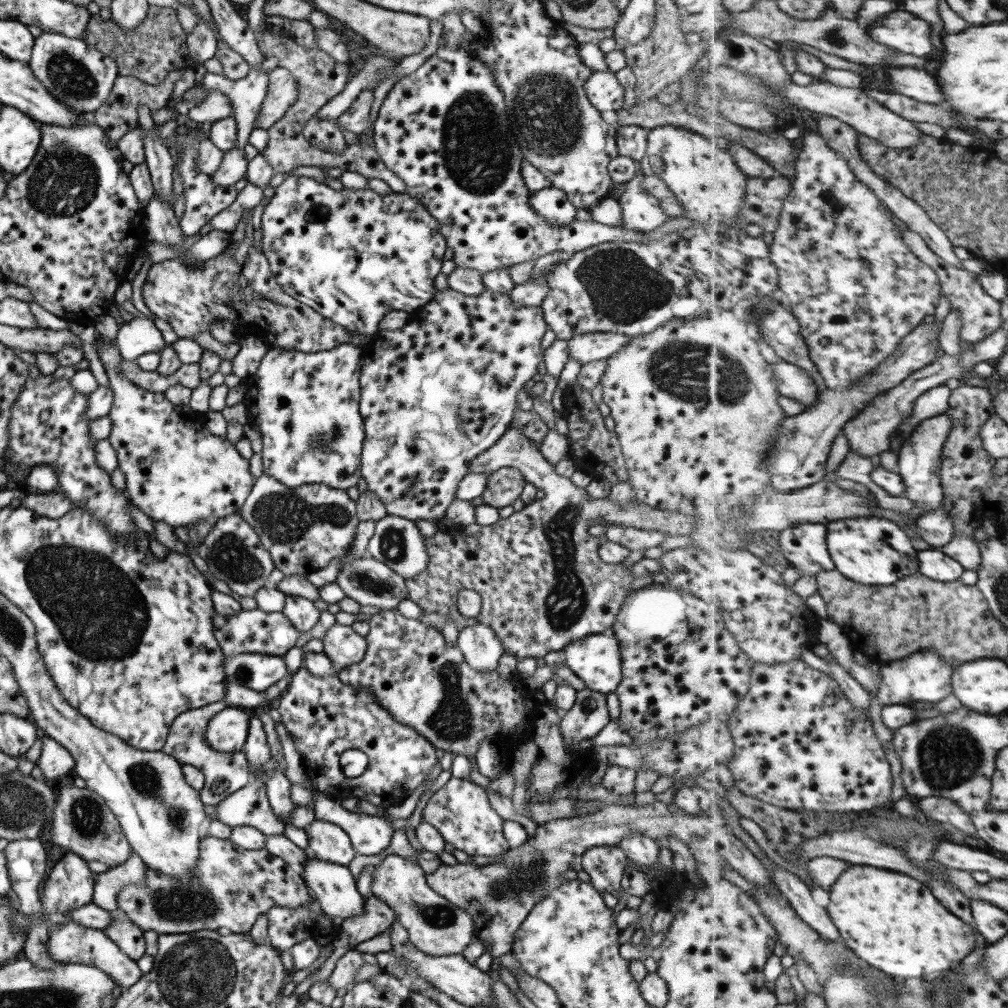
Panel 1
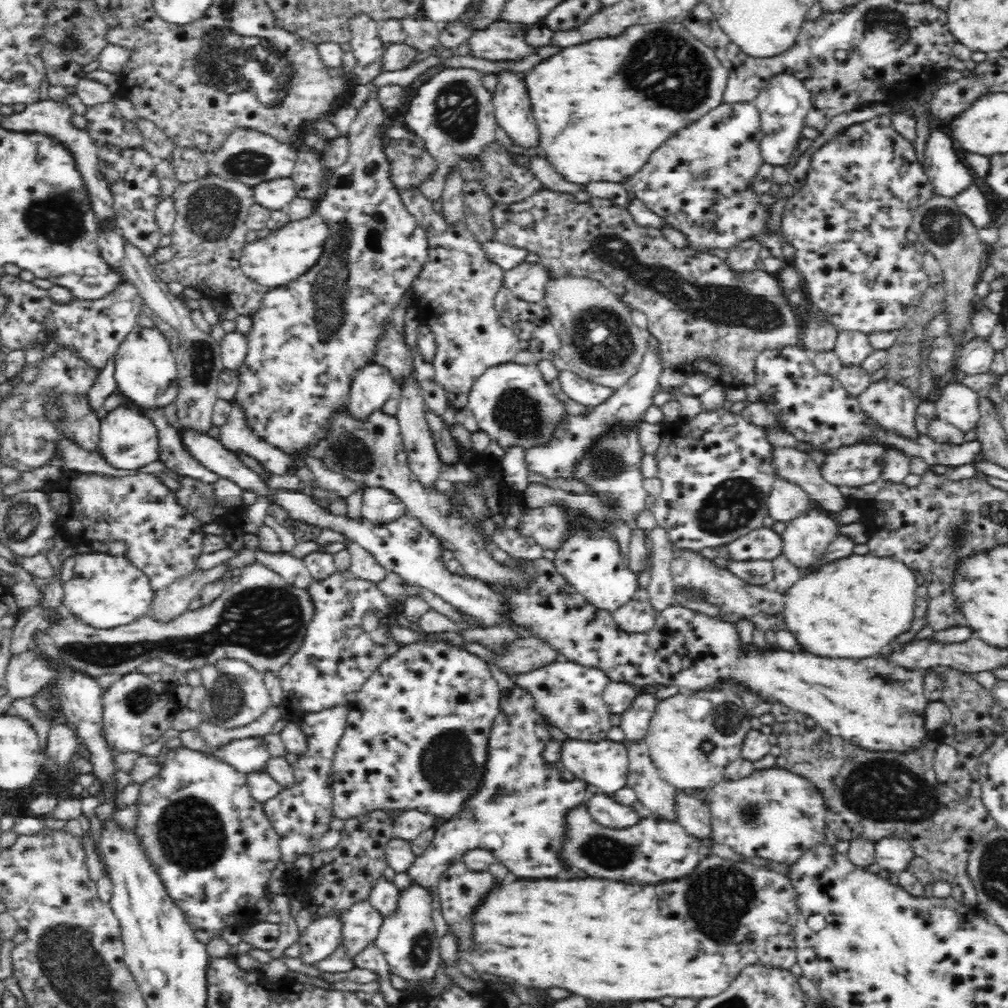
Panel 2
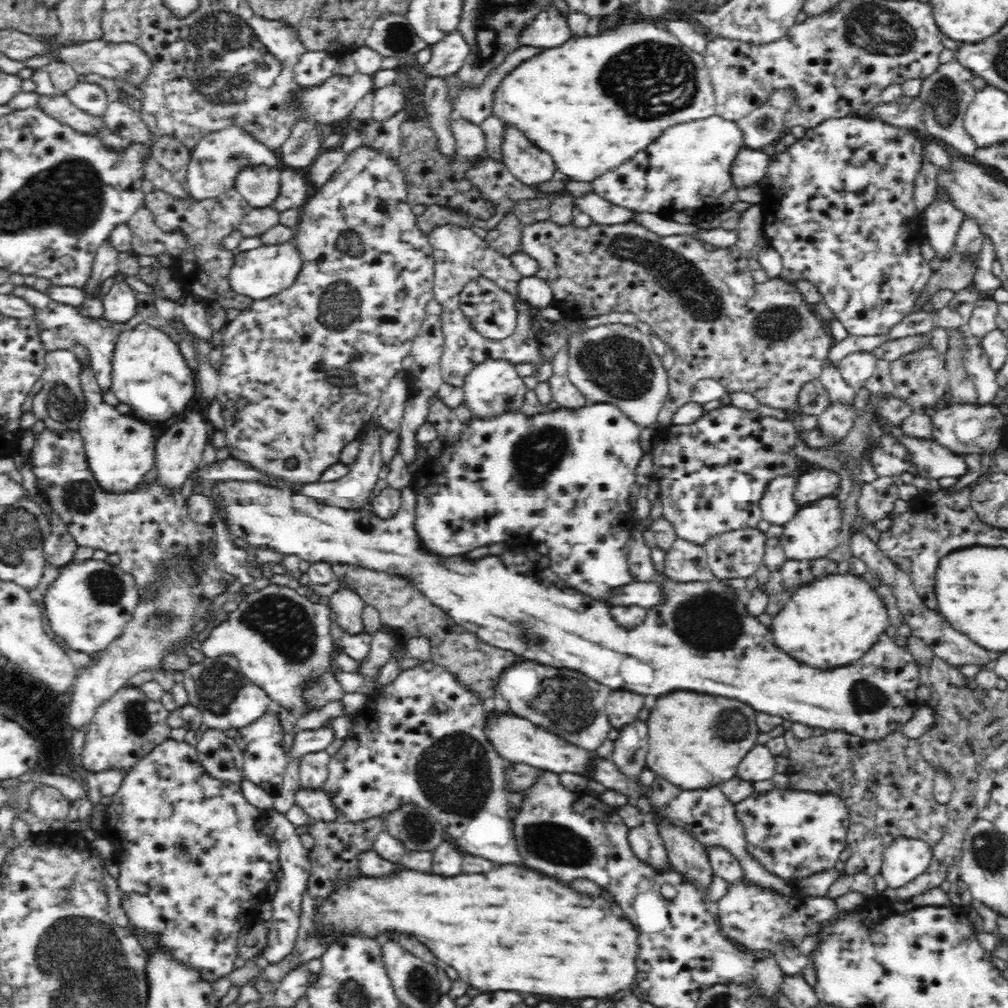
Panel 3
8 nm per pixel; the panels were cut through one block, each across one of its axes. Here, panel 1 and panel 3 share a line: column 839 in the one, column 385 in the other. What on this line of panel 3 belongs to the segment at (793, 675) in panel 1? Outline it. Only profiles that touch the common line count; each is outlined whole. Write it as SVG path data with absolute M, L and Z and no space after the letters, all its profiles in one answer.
M424 661L418 666L405 668L400 671L398 676L391 679L390 682L383 682L377 686L371 695L367 695L367 708L354 716L355 722L351 726L349 733L342 739L340 748L336 754L332 754L327 764L327 777L321 784L321 789L333 806L334 812L339 820L348 822L360 822L374 815L385 816L385 814L400 808L403 804L414 804L419 806L425 812L432 815L438 822L441 822L443 830L448 836L454 838L454 842L464 848L470 854L484 856L490 860L500 860L500 862L518 862L518 851L515 845L513 835L513 816L508 807L508 780L506 774L506 760L497 752L495 745L490 741L488 730L490 721L490 712L486 710L483 704L481 694L476 689L472 689L466 681L462 681L454 671L436 661Z

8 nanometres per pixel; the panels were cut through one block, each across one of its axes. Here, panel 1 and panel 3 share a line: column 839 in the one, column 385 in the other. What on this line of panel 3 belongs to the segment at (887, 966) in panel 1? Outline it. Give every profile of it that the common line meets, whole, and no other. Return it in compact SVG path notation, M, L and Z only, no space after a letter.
M506 864L500 866L496 870L490 870L486 874L468 874L468 876L456 876L456 878L442 878L442 876L430 876L430 874L422 874L422 872L412 872L412 870L404 870L406 874L396 876L392 880L386 878L367 877L352 882L352 884L342 884L338 894L330 904L324 906L324 914L320 916L320 921L324 925L334 925L340 931L348 928L348 932L352 930L364 930L370 936L378 936L378 932L382 928L398 928L404 932L410 932L414 936L418 936L418 940L422 940L440 960L444 960L446 964L454 966L458 970L458 974L462 976L462 980L466 980L470 986L479 991L488 990L514 990L514 992L528 992L528 994L538 994L538 996L552 996L552 998L612 998L614 994L618 994L620 990L626 990L634 984L638 984L640 978L640 968L638 968L638 952L640 952L640 932L636 930L636 926L626 918L626 914L622 912L620 904L614 900L606 900L602 896L596 894L584 894L578 892L576 888L564 884L562 880L550 878L546 874L540 874L536 870L524 868L524 866L514 866L514 864Z

